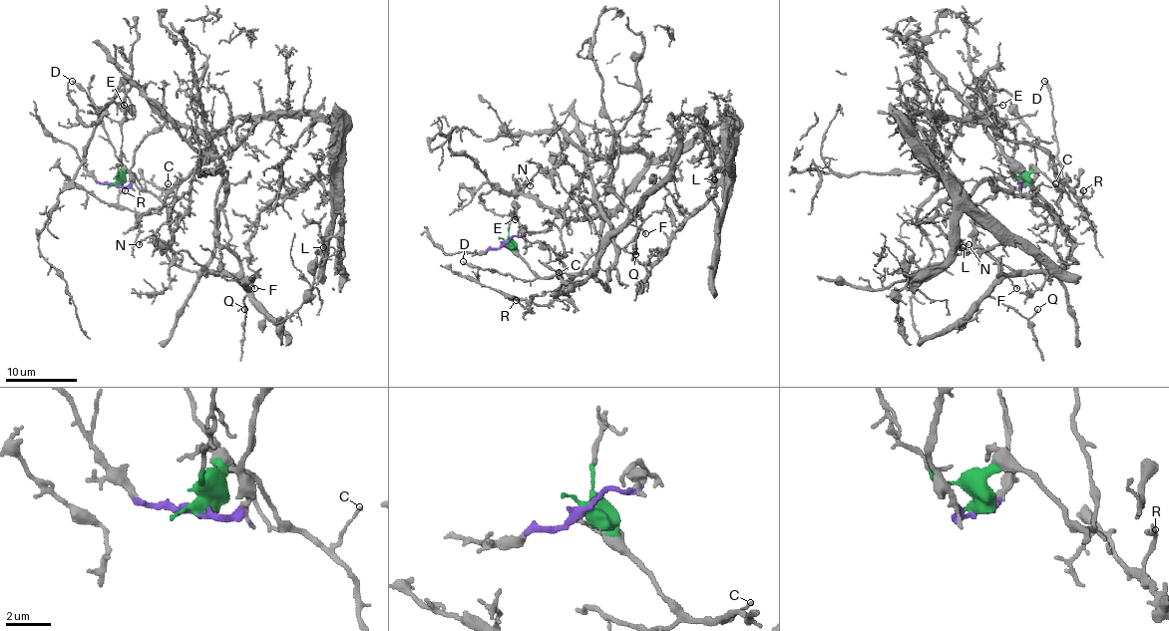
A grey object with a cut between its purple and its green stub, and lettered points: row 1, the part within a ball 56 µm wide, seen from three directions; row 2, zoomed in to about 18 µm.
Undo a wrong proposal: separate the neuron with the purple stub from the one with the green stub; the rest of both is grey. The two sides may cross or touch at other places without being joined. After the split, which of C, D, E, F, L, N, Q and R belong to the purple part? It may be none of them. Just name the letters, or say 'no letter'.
L, R

